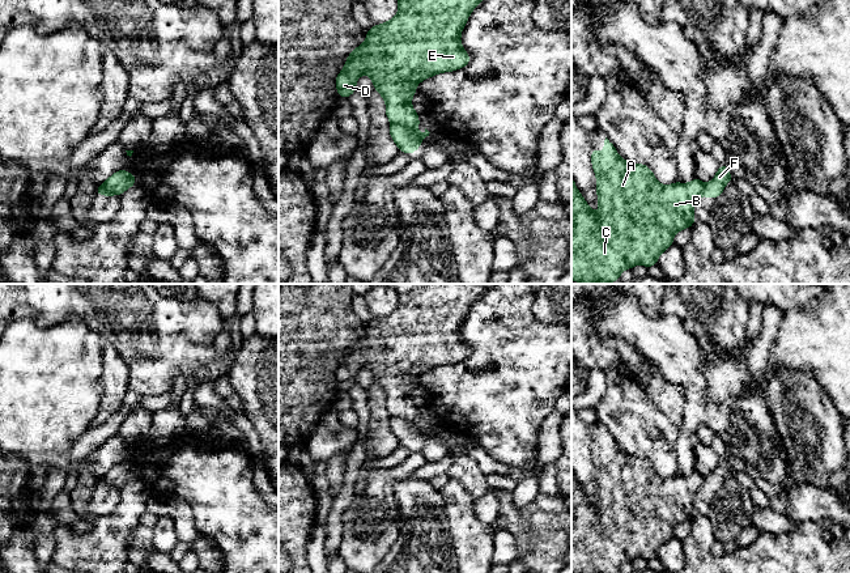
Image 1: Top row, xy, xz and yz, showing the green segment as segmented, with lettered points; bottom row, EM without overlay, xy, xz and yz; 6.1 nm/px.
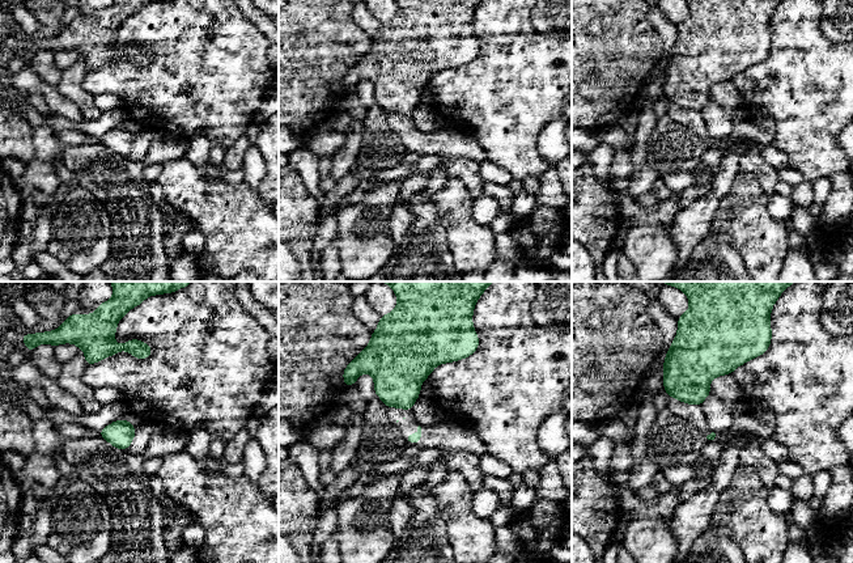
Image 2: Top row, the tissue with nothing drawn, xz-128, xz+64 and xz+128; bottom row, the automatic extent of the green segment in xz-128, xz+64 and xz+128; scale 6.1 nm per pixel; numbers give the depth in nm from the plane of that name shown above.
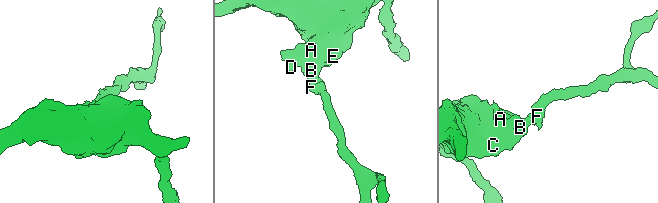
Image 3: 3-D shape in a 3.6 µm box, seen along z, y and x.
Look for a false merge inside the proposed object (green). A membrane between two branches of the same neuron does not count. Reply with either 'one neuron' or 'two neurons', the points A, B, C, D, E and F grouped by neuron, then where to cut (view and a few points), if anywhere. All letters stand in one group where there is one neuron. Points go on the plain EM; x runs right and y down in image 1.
two neurons | A B C D E / F | xz (391, 415), (400, 416), (415, 424)

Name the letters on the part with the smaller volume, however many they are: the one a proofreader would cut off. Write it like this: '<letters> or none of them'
F

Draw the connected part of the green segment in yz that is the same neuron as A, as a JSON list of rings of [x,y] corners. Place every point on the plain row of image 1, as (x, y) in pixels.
[[[605,430],[604,446],[591,445],[596,468],[599,505],[595,508],[577,483],[571,470],[571,573],[619,573],[625,561],[636,557],[650,561],[673,536],[673,529],[694,517],[694,496],[705,476],[697,470],[684,478],[659,476],[649,459],[622,453]]]

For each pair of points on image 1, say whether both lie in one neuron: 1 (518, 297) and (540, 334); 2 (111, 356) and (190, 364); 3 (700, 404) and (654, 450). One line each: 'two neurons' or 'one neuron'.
1: one neuron
2: two neurons
3: two neurons

